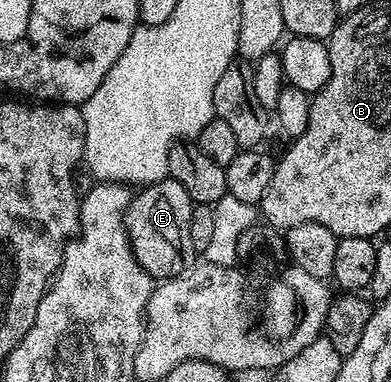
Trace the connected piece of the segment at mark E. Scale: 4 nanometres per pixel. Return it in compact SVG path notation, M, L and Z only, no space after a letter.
M167 178L145 185L139 192L142 193L139 196L137 193L125 210L126 233L136 262L140 262L143 270L158 282L189 272L196 263L192 233L188 230L195 206L195 201L190 200L191 189Z

